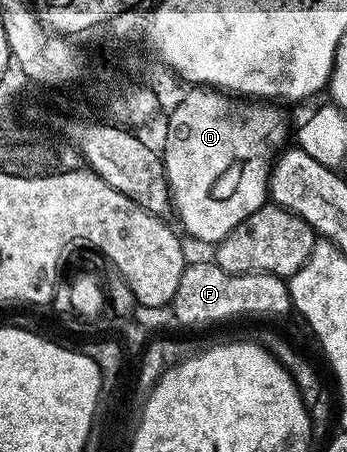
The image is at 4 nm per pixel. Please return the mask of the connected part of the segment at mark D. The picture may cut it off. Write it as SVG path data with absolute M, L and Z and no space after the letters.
M203 87L190 89L179 101L166 123L166 140L160 146L162 164L170 190L173 214L182 222L181 230L199 239L202 243L217 245L244 217L256 213L268 202L270 168L279 151L287 146L292 127L286 124L286 115L281 106L270 101L247 101L225 91Z

